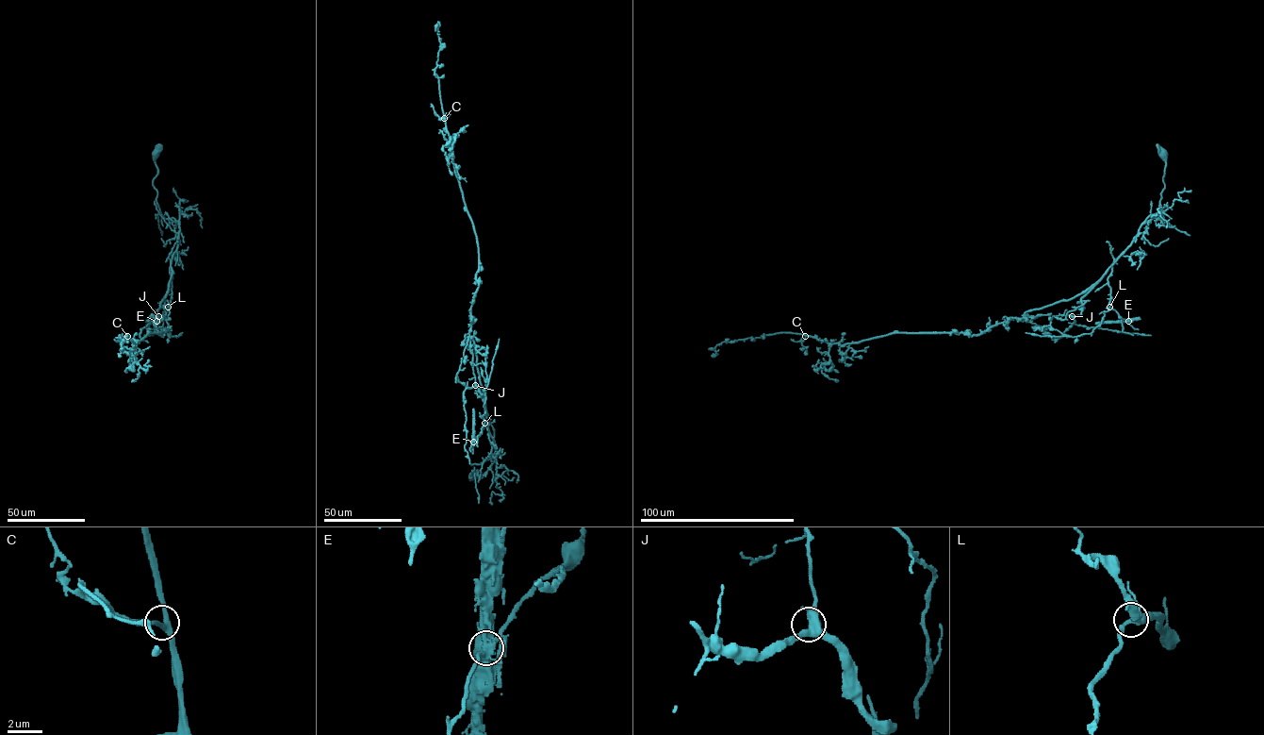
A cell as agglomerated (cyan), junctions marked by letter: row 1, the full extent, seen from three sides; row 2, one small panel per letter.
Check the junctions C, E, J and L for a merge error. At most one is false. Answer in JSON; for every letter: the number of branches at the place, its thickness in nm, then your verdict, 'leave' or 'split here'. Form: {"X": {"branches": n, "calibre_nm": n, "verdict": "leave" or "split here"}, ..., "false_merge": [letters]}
{"C": {"branches": 3, "calibre_nm": 320, "verdict": "leave"}, "E": {"branches": 3, "calibre_nm": 400, "verdict": "split here"}, "J": {"branches": 3, "calibre_nm": 500, "verdict": "leave"}, "L": {"branches": 3, "calibre_nm": 320, "verdict": "leave"}, "false_merge": ["E"]}

